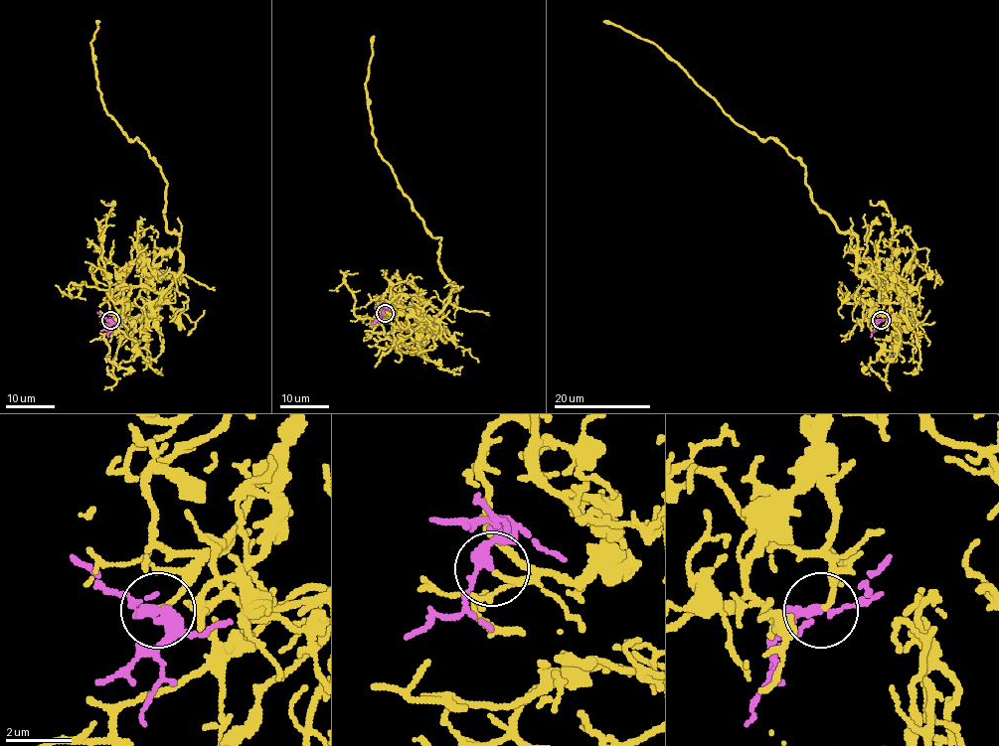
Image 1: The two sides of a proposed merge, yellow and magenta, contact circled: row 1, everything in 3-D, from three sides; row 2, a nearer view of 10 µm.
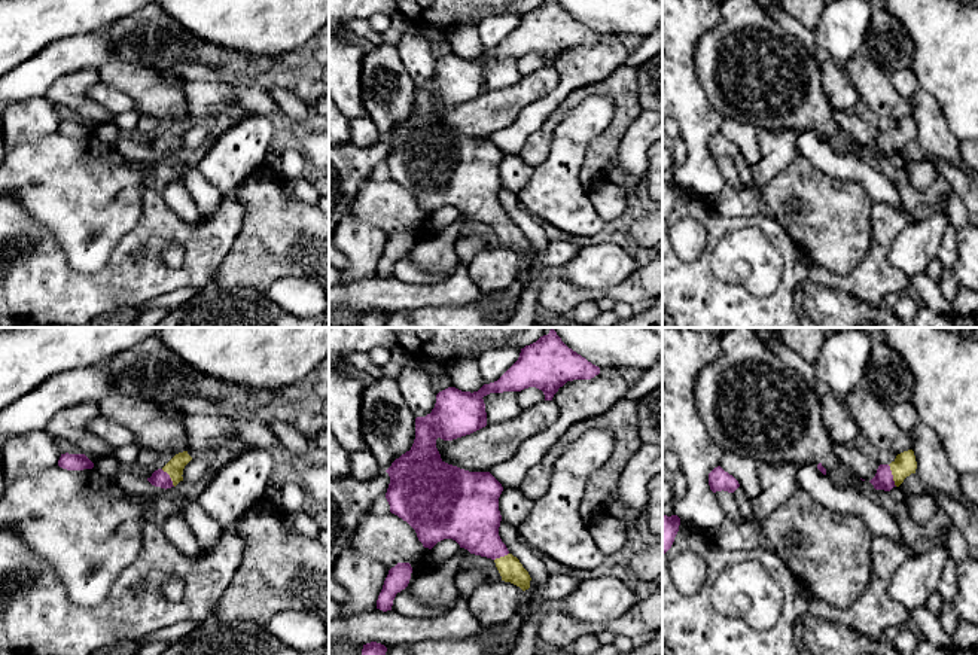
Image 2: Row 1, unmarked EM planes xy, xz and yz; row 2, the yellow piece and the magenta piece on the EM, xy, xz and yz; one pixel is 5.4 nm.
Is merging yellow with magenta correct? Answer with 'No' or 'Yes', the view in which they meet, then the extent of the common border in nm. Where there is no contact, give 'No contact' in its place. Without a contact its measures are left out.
Yes. Touches yellow in yz. Shared border 130 nm

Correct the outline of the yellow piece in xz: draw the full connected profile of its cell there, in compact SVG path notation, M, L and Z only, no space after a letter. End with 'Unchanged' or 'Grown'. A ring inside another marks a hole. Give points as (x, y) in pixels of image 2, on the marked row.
M551 328L548 335L521 348L518 360L497 381L484 384L473 393L456 387L439 392L432 412L415 418L415 439L411 450L396 458L386 470L390 476L386 493L390 512L415 530L424 548L432 549L438 542L453 539L470 554L491 558L502 581L511 582L522 591L528 590L531 581L528 572L508 551L499 536L502 484L490 472L469 472L445 463L436 448L436 439L453 441L485 427L487 412L482 397L490 393L521 392L536 387L543 392L545 400L552 400L558 389L567 381L591 380L598 374L598 366L569 348Z. Grown

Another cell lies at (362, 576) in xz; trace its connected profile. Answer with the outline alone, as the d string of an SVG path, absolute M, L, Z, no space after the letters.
M347 546L329 573L348 592L347 598L341 601L339 618L377 609L377 600L387 575L386 566Z

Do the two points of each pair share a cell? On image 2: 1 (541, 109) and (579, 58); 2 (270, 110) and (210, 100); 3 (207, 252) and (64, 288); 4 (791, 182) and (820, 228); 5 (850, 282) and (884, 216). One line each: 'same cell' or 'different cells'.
1: same cell
2: same cell
3: same cell
4: same cell
5: same cell

